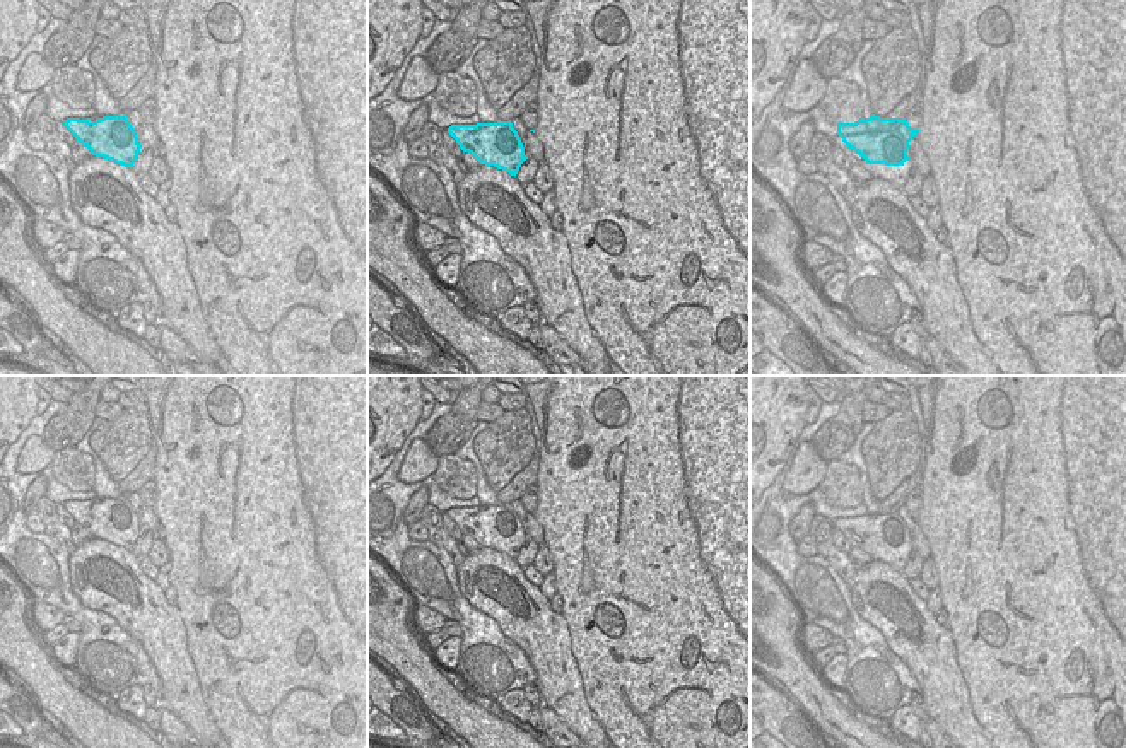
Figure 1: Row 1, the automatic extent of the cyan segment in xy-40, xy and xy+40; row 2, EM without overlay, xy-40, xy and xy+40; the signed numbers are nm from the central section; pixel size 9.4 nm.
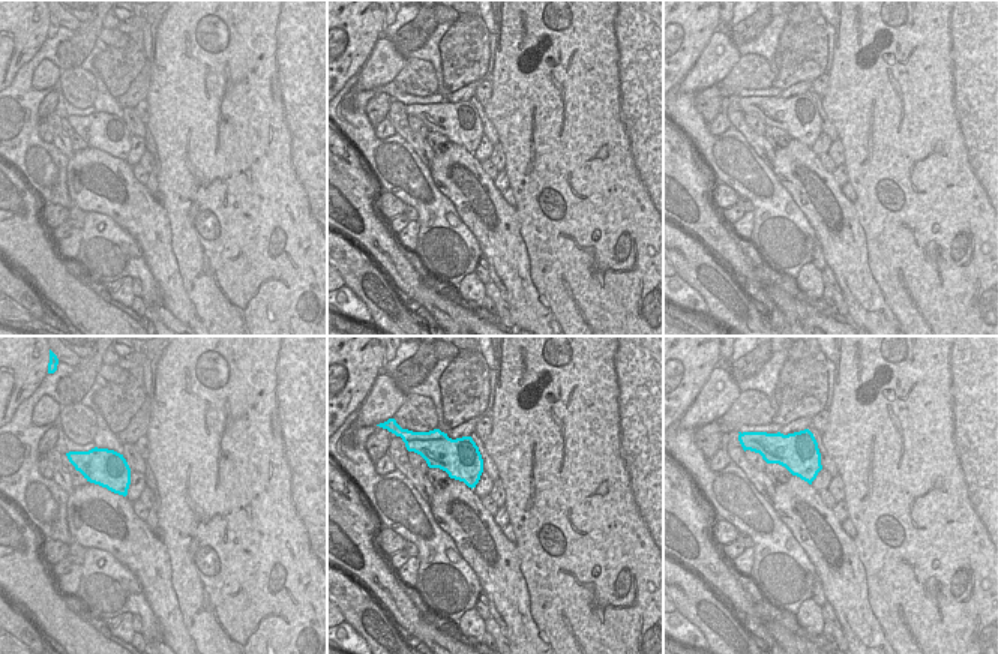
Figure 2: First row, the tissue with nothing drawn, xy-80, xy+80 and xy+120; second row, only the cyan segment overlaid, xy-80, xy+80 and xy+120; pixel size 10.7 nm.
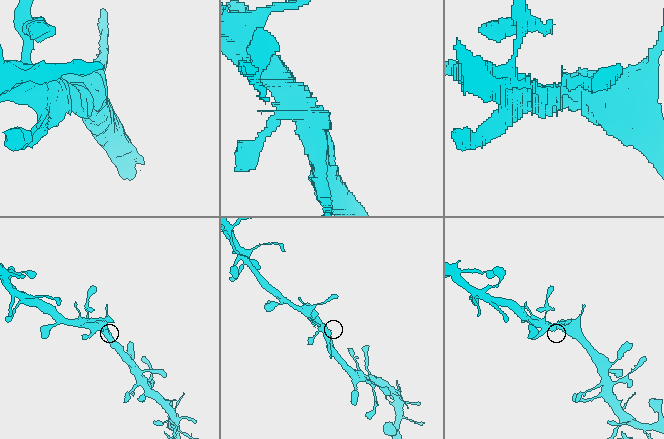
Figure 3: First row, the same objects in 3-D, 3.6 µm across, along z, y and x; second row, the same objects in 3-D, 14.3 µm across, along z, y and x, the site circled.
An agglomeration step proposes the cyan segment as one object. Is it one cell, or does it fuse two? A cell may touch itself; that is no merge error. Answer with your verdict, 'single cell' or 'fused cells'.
single cell

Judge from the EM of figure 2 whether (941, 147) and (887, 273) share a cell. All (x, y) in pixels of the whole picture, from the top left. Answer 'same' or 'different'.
same

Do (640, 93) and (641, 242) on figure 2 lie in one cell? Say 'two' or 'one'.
one

